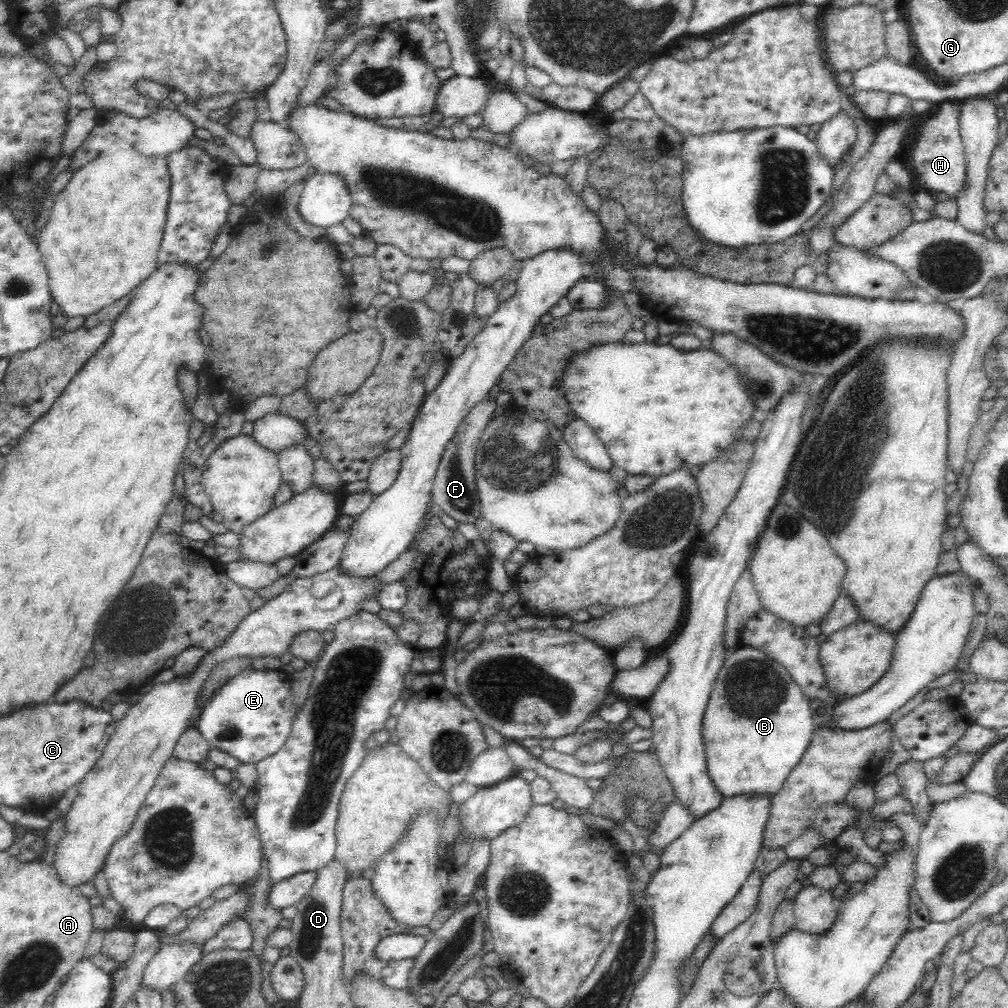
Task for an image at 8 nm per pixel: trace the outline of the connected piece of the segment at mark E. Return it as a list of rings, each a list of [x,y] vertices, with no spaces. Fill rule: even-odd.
[[[246,668],[213,695],[195,726],[211,748],[227,753],[241,764],[260,763],[287,744],[297,716],[291,691],[288,674]]]

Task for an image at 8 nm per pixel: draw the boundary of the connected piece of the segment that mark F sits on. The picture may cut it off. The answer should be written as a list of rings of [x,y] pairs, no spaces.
[[[488,396],[480,400],[464,418],[458,432],[452,436],[452,440],[446,444],[446,450],[442,454],[442,460],[437,468],[438,473],[433,483],[431,500],[436,502],[444,514],[453,518],[457,523],[474,524],[476,520],[483,518],[482,503],[475,474],[475,456],[479,440],[483,430],[487,426],[487,420],[494,412],[495,403]]]

